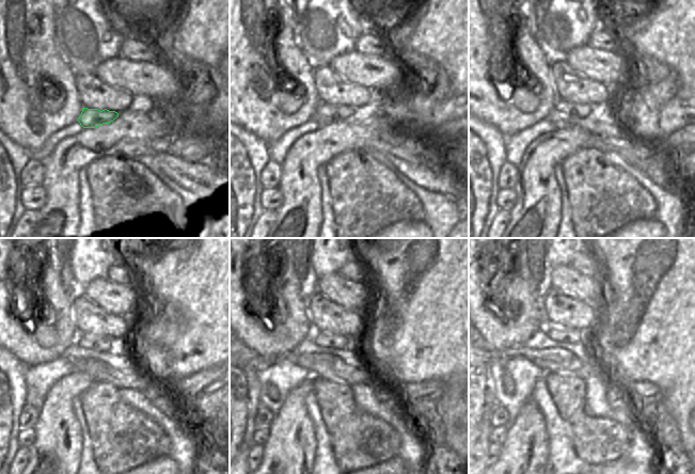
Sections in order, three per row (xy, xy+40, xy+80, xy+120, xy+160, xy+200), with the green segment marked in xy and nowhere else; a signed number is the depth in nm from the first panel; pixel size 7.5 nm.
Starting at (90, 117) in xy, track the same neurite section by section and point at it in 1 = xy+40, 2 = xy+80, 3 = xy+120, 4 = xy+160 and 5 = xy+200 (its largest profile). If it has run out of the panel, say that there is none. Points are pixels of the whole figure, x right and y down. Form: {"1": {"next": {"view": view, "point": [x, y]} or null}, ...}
{"1": {"next": {"view": "xy+40", "point": [326, 114]}}, "2": {"next": {"view": "xy+80", "point": [582, 111]}}, "3": {"next": {"view": "xy+120", "point": [97, 343]}}, "4": {"next": {"view": "xy+160", "point": [322, 338]}}, "5": {"next": {"view": "xy+200", "point": [559, 333]}}}

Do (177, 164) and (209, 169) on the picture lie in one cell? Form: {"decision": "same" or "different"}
{"decision": "same"}

